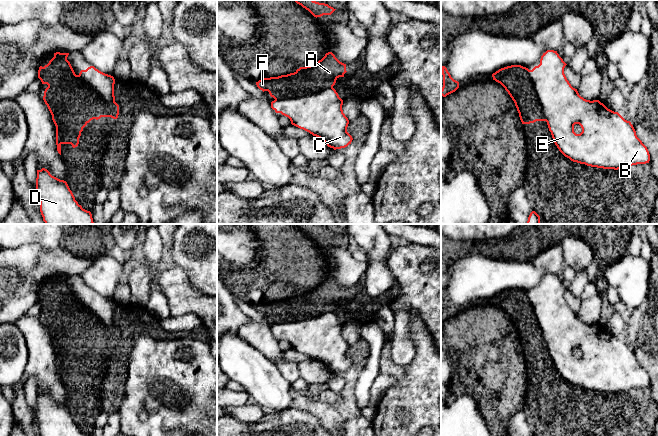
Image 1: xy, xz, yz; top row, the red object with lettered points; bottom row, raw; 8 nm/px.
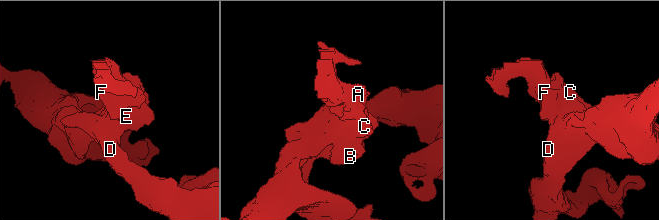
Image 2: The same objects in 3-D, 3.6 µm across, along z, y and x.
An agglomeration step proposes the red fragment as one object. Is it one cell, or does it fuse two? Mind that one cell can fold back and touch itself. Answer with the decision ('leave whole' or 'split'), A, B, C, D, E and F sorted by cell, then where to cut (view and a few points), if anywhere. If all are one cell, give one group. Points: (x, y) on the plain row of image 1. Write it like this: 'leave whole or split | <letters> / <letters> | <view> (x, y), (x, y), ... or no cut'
split | A F / B C D E | xz (332, 310), (301, 320), (277, 322), (275, 324)

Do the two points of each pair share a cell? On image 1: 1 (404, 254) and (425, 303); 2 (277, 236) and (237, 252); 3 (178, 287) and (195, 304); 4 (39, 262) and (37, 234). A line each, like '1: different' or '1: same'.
1: same
2: different
3: same
4: different

